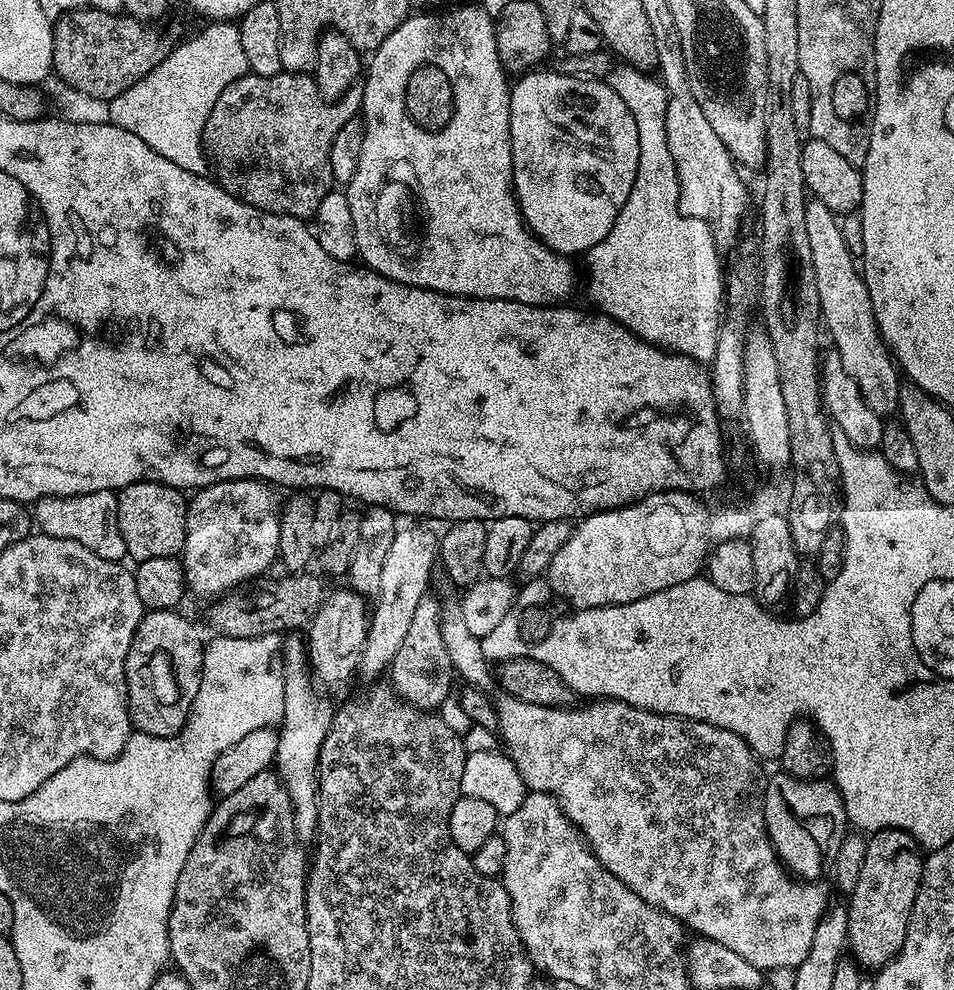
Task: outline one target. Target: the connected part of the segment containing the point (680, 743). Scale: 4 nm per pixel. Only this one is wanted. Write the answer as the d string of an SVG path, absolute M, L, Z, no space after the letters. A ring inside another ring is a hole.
M500 694L495 697L494 703L500 722L498 734L504 738L503 747L515 762L518 774L524 780L525 789L533 792L549 792L560 804L564 815L569 816L573 824L579 828L588 847L600 860L600 864L606 870L610 870L610 874L617 876L627 888L634 890L638 898L642 898L651 908L659 908L668 916L680 921L685 929L692 931L693 928L701 937L734 950L734 954L742 954L742 958L755 968L796 969L799 964L806 962L814 942L814 932L818 930L820 919L830 907L828 892L820 882L797 882L776 855L776 849L772 847L772 839L768 837L768 827L764 817L764 788L762 780L760 784L760 772L756 769L758 757L747 741L728 729L720 729L704 721L663 716L660 712L647 712L621 700L596 698L589 703L592 704L589 708L576 708L577 706L532 705L516 697Z

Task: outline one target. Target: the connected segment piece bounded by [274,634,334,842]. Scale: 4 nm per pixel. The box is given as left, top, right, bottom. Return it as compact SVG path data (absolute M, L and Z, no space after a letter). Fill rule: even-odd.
M292 634L283 641L284 658L284 715L278 725L278 746L274 771L279 776L284 789L290 794L294 810L294 830L301 842L315 837L318 810L320 809L320 751L322 742L332 725L334 704L323 700L312 689L313 677L306 655L306 644L299 635Z

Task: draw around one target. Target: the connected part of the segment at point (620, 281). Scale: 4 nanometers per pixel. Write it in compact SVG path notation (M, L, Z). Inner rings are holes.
M616 66L606 77L606 83L618 94L618 98L622 98L622 102L626 102L626 106L638 126L638 170L634 178L634 186L630 190L630 198L626 198L626 206L622 206L622 210L618 214L614 226L610 226L610 234L606 234L606 238L602 238L602 242L598 242L598 246L594 246L586 253L586 260L588 260L588 296L597 304L593 305L595 305L603 315L618 321L622 326L626 326L635 336L639 336L640 339L666 348L669 352L680 352L684 356L689 356L701 362L711 362L713 358L715 358L715 346L719 340L720 326L722 323L722 309L726 304L726 268L720 265L722 252L721 249L716 246L716 239L710 226L706 222L685 216L680 210L680 178L666 136L668 91L665 90L663 83L661 83L655 75L631 66Z

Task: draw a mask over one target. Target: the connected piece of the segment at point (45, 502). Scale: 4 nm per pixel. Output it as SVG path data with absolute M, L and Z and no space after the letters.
M98 490L81 496L43 496L34 505L34 524L43 535L66 538L86 546L98 558L117 562L128 556L126 542L122 542L122 530L118 526L117 493Z

